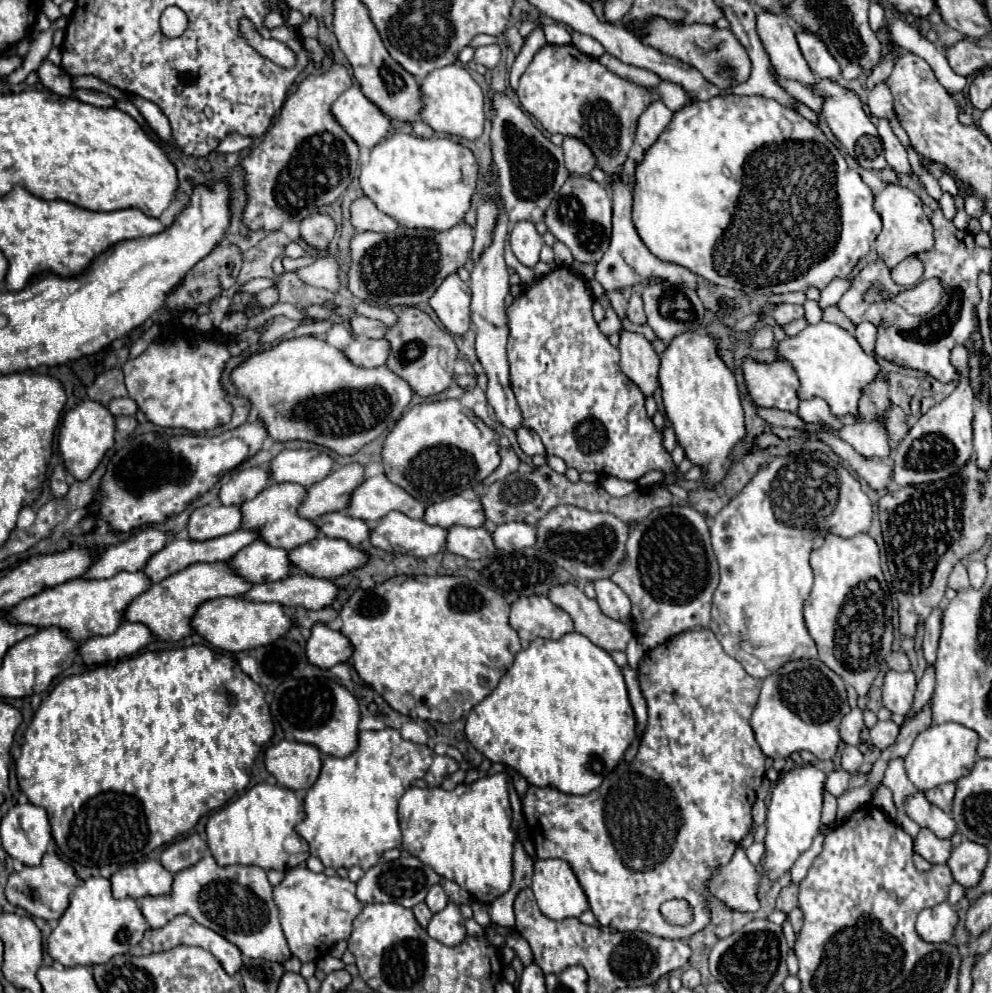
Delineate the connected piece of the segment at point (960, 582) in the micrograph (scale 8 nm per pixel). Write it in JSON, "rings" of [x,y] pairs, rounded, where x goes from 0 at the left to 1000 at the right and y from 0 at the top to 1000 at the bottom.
{"rings":[[[971,567],[963,569],[959,581],[957,581],[957,591],[961,591],[963,595],[973,595],[977,593],[977,581],[975,581],[975,573]]]}

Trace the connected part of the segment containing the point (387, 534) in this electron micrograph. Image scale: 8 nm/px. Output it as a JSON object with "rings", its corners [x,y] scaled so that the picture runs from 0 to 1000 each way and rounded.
{"rings":[[[402,515],[388,519],[374,531],[374,549],[394,557],[416,557],[418,561],[432,561],[447,553],[451,533],[434,531],[424,523],[414,523]]]}

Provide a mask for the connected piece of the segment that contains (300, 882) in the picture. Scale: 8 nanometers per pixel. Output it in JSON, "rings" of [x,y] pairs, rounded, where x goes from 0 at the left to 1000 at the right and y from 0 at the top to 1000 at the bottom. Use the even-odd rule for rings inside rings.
{"rings":[[[309,873],[291,875],[287,885],[275,895],[275,903],[283,919],[283,932],[291,948],[291,956],[303,966],[303,970],[324,966],[340,948],[352,946],[354,930],[366,915],[358,903],[358,889],[344,883],[316,879]]]}

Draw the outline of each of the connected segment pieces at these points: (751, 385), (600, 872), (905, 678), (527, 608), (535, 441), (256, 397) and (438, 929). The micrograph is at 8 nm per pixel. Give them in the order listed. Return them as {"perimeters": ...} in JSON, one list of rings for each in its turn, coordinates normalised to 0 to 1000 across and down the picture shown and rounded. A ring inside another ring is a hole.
{"perimeters":[[[[751,360],[747,370],[753,394],[763,408],[803,416],[807,404],[805,380],[795,364],[767,366],[759,360]]],[[[703,633],[703,635],[691,635],[691,637],[684,637],[676,644],[672,644],[670,648],[654,654],[650,658],[650,662],[646,664],[646,670],[644,670],[644,688],[646,688],[646,696],[648,696],[648,702],[652,704],[652,714],[654,714],[654,726],[652,726],[652,734],[648,738],[648,744],[646,744],[646,750],[644,750],[644,756],[640,760],[640,764],[632,770],[632,774],[628,776],[634,776],[634,778],[626,778],[626,780],[620,780],[618,782],[610,782],[610,787],[606,789],[604,795],[592,799],[592,801],[572,801],[572,799],[566,799],[557,793],[533,793],[529,805],[527,805],[527,819],[529,819],[529,827],[533,831],[533,839],[535,839],[535,845],[539,849],[539,855],[541,855],[541,863],[543,865],[553,865],[553,863],[561,863],[561,865],[568,865],[576,871],[576,875],[580,877],[592,905],[594,905],[594,913],[598,917],[598,921],[602,923],[604,932],[606,934],[612,934],[616,938],[652,938],[652,940],[660,940],[664,944],[672,944],[672,946],[693,946],[697,944],[699,940],[707,938],[715,927],[717,927],[717,915],[715,915],[715,907],[711,903],[711,895],[713,895],[713,889],[717,885],[717,881],[735,869],[735,865],[739,863],[741,855],[745,853],[747,845],[755,839],[757,835],[757,811],[761,809],[761,799],[763,799],[763,793],[767,791],[769,787],[769,780],[771,780],[771,760],[767,758],[765,750],[761,750],[761,742],[759,742],[759,734],[755,730],[755,722],[759,718],[759,712],[763,708],[763,702],[765,702],[765,684],[757,682],[745,666],[741,666],[739,662],[735,662],[727,648],[723,646],[723,641],[719,639],[717,633]],[[662,795],[674,795],[674,803],[664,803]],[[672,905],[691,905],[695,907],[695,911],[699,913],[699,930],[693,932],[693,934],[680,934],[680,932],[674,932],[666,919],[664,919],[664,911]]],[[[896,676],[890,684],[890,712],[894,712],[898,718],[912,720],[918,712],[920,698],[922,698],[922,680],[918,676],[906,678]]],[[[527,599],[521,605],[515,607],[515,619],[513,619],[513,629],[523,637],[523,641],[527,646],[537,646],[541,641],[549,641],[549,644],[564,644],[572,637],[578,635],[578,625],[576,621],[561,611],[559,607],[553,605],[553,601],[549,599]]],[[[523,430],[521,444],[523,444],[523,450],[527,452],[527,456],[531,456],[533,460],[549,458],[549,452],[547,452],[547,446],[545,446],[543,438],[539,434],[531,432],[531,430]]],[[[314,337],[287,341],[269,353],[255,355],[233,374],[233,384],[239,398],[247,402],[251,410],[259,412],[261,422],[275,444],[309,444],[330,450],[340,458],[358,458],[366,448],[374,446],[386,434],[396,430],[416,400],[410,384],[394,376],[390,370],[368,372],[354,368],[354,364],[350,364],[342,351]]],[[[453,909],[447,917],[439,919],[434,923],[434,927],[432,927],[430,940],[436,946],[445,948],[447,952],[453,952],[453,954],[463,952],[469,946],[469,942],[471,942],[469,925],[467,925],[463,913],[459,909]]]]}

